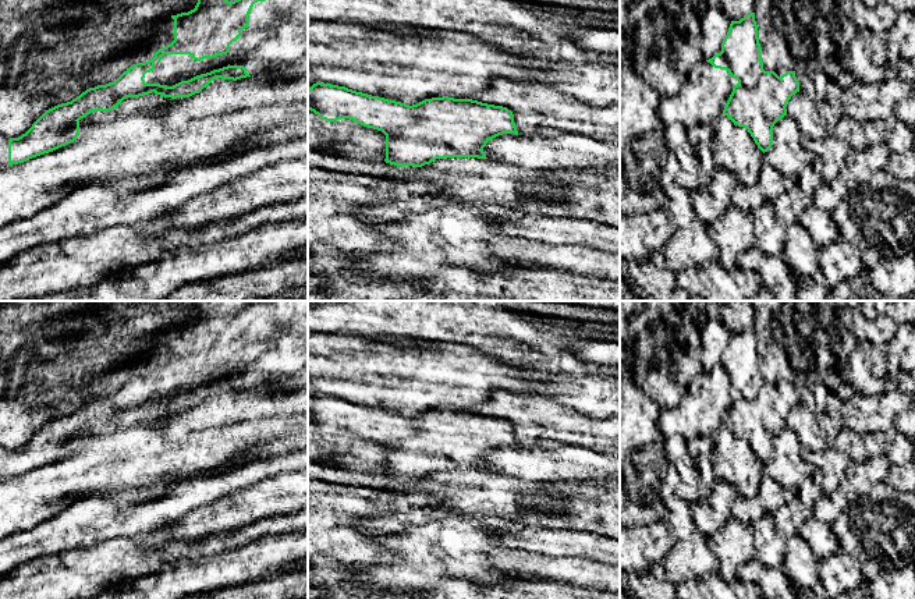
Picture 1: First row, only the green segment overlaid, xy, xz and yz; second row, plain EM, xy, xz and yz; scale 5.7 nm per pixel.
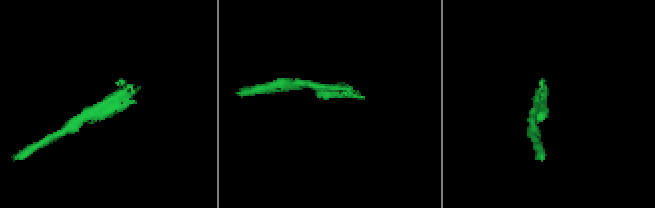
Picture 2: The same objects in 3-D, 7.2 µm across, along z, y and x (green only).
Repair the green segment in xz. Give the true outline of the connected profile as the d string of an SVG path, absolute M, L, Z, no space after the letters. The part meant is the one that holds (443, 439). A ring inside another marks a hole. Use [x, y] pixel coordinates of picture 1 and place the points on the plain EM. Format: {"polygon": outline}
{"polygon": "M316 394L308 401L308 422L320 432L350 430L363 439L382 443L386 447L384 474L394 478L422 479L444 469L487 471L483 460L490 451L503 446L518 447L511 422L472 411L443 408L409 418L345 398Z"}

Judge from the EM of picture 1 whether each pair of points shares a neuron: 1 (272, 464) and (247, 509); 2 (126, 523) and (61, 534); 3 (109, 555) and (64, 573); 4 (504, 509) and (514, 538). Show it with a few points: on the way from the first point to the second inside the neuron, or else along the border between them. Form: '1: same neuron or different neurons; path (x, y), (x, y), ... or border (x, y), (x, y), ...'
1: different neurons; border (293, 470), (269, 475), (233, 491)
2: same neuron; path (110, 523), (84, 523), (77, 525)
3: same neuron; path (98, 566), (87, 573), (75, 573)
4: different neurons; border (524, 525), (556, 530)

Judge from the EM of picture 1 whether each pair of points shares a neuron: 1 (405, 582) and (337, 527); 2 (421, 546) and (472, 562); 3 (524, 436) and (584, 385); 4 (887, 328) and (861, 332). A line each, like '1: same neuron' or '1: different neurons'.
1: different neurons
2: same neuron
3: different neurons
4: same neuron

